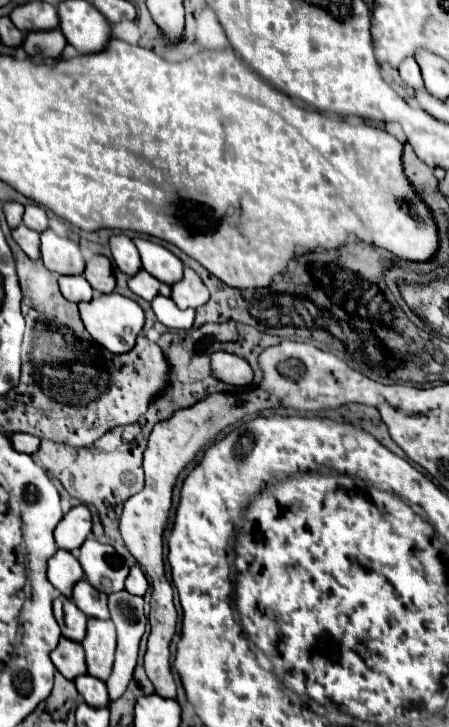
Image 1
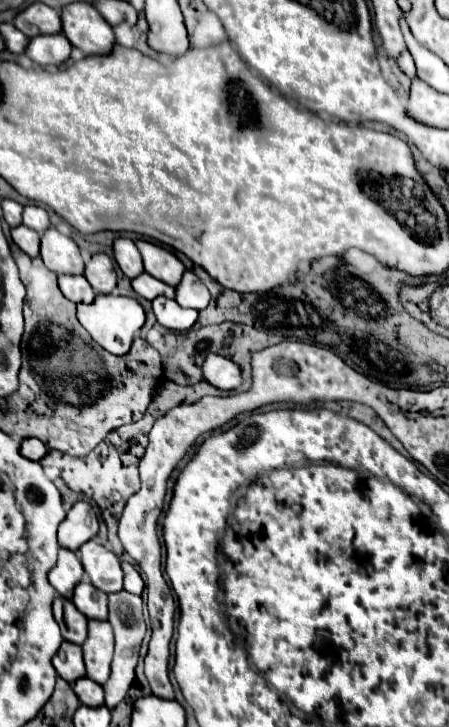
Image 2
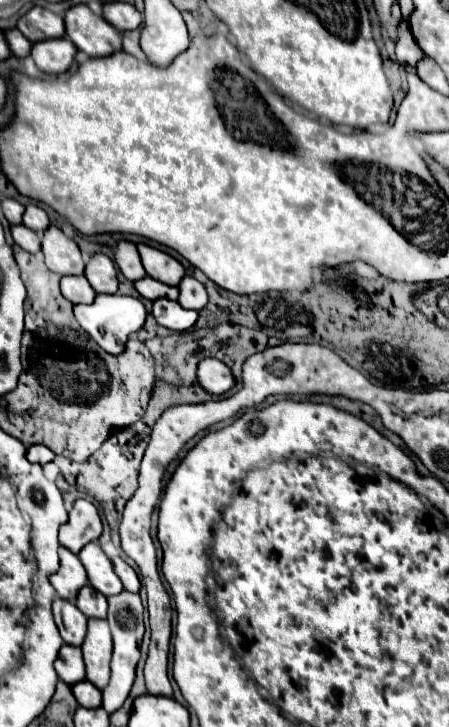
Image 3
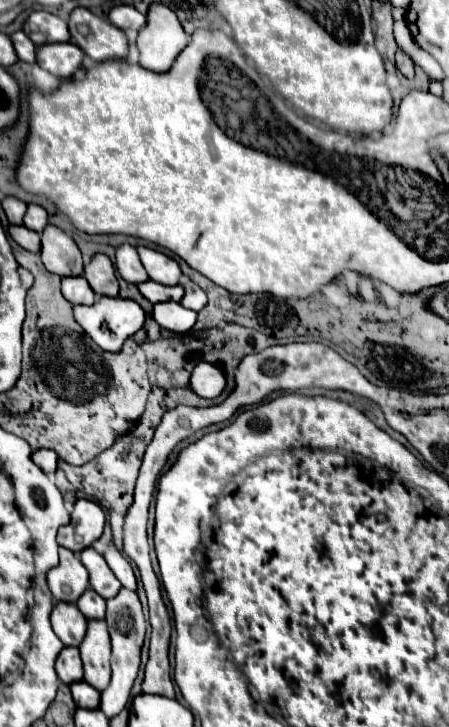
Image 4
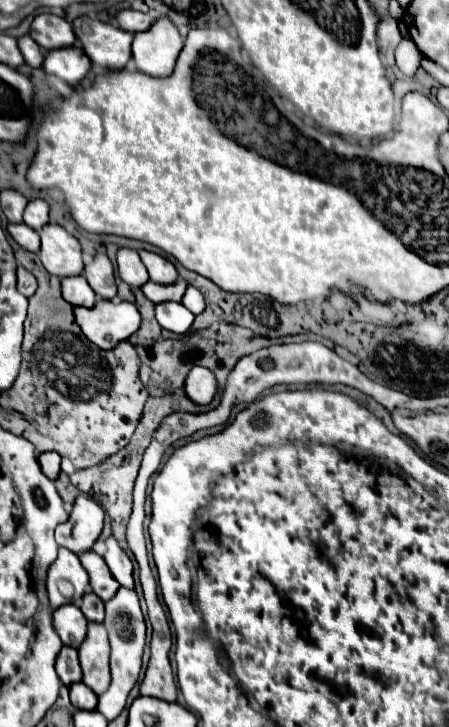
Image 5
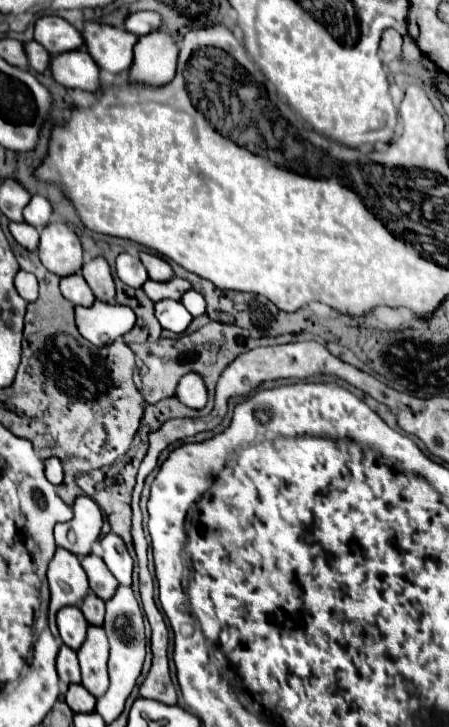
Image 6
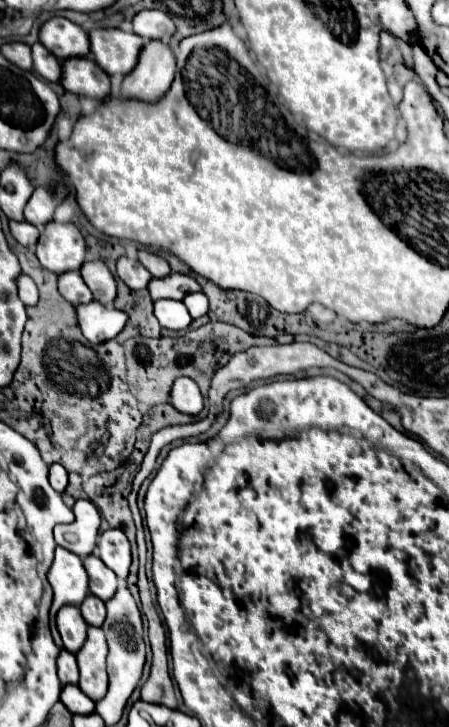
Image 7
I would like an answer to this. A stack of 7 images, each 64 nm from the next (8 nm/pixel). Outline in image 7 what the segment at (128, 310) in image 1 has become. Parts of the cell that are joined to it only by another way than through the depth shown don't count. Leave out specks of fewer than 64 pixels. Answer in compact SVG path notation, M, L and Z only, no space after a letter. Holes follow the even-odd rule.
M92 300L90 304L78 306L76 312L78 312L80 330L84 338L90 340L92 344L102 344L116 338L128 322L126 312L116 310L114 306L104 306L96 300Z

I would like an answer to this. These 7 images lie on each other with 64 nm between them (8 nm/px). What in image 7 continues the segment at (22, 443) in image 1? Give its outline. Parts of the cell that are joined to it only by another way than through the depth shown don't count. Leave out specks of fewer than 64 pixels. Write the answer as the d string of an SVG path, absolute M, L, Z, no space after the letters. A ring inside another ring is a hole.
M52 464L50 466L50 484L58 492L62 492L66 488L66 484L68 484L68 472L60 464Z

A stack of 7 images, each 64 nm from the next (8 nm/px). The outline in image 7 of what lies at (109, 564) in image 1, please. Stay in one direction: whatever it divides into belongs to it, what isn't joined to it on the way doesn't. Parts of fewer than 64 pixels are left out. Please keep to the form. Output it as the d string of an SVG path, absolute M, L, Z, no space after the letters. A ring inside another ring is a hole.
M92 554L84 558L84 568L90 578L90 592L104 602L110 600L118 588L116 574L98 556Z

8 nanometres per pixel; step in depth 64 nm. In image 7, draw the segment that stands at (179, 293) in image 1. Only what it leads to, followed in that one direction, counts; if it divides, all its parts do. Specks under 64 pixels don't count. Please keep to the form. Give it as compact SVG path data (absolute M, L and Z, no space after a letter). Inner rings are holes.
M192 292L182 300L190 312L192 318L200 318L208 312L208 298L202 292Z

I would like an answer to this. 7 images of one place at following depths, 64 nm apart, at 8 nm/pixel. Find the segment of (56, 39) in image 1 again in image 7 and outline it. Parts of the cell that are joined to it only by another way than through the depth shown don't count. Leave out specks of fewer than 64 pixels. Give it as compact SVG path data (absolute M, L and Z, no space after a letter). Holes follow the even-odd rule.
M66 58L62 60L60 84L74 94L84 94L92 98L106 98L110 94L108 74L98 68L90 58Z

